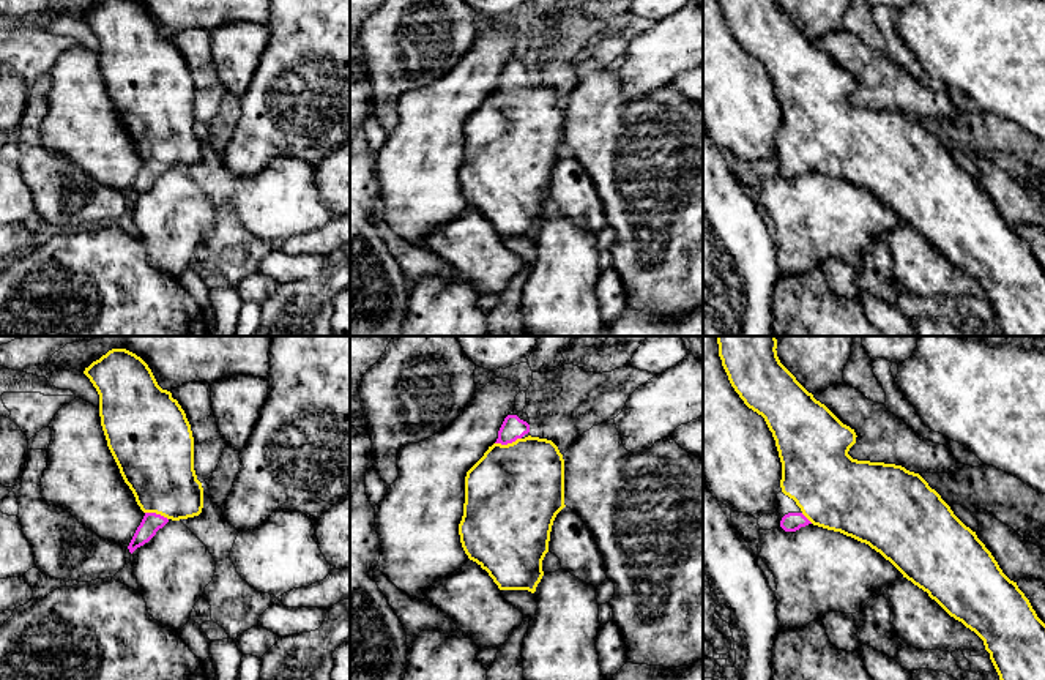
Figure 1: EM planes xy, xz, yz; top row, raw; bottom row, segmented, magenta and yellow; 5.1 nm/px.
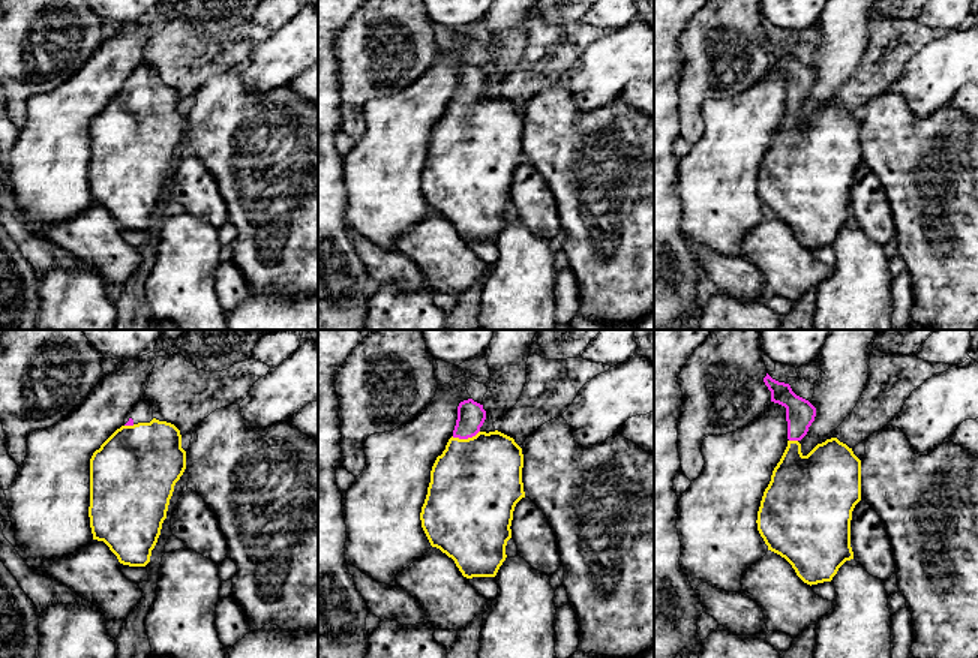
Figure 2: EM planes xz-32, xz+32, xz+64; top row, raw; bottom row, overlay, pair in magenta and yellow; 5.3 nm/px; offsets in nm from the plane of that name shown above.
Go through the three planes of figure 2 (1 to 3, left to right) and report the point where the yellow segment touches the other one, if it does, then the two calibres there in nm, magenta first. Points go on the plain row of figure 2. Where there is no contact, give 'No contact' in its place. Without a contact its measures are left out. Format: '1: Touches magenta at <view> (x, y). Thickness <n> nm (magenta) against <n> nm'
1: Touches magenta at xz-32 (129, 89). Thickness 30 nm (magenta) against 460 nm
2: Touches magenta at xz+32 (465, 102). Thickness 150 nm (magenta) against 480 nm
3: Touches magenta at xz+64 (794, 104). Thickness 160 nm (magenta) against 320 nm

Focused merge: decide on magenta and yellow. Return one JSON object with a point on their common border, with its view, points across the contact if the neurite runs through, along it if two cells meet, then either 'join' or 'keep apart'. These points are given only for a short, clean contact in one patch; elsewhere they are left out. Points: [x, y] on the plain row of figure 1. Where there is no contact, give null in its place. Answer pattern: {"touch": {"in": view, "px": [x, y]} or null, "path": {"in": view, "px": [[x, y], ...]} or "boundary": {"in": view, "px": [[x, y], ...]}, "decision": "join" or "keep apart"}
{"touch": {"in": "xz", "px": [508, 89]}, "path": {"in": "xz", "px": [[513, 74], [508, 89], [513, 112], [513, 138]]}, "decision": "join"}

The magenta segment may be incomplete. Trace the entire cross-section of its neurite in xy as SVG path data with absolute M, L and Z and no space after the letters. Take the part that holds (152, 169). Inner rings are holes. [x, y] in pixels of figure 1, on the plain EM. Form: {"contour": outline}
{"contour": "M106 0L85 14L84 21L99 41L99 63L107 93L145 159L128 192L132 200L170 166L180 167L202 159L203 134L194 117L191 71L178 47L158 32L148 11L136 0Z"}

